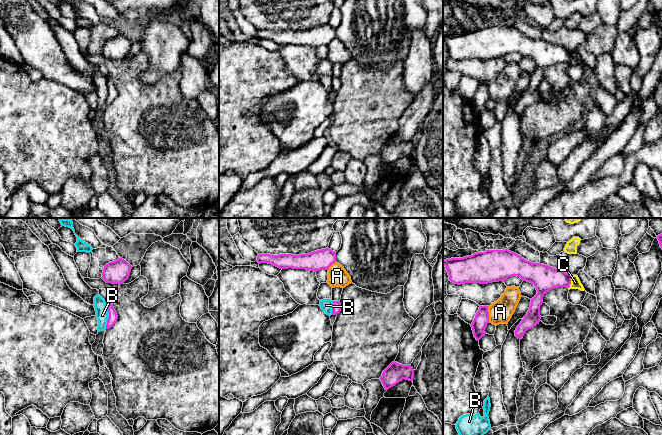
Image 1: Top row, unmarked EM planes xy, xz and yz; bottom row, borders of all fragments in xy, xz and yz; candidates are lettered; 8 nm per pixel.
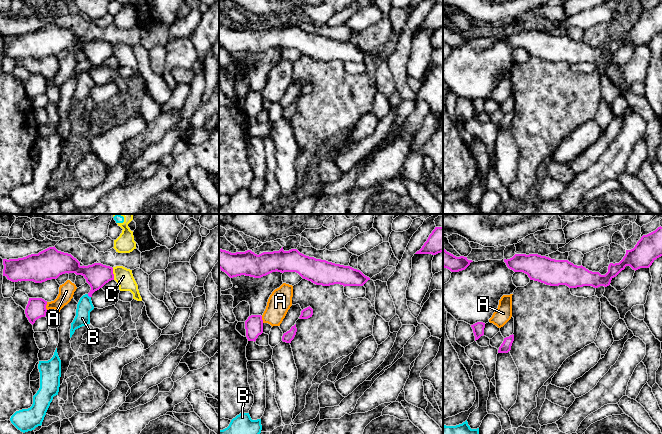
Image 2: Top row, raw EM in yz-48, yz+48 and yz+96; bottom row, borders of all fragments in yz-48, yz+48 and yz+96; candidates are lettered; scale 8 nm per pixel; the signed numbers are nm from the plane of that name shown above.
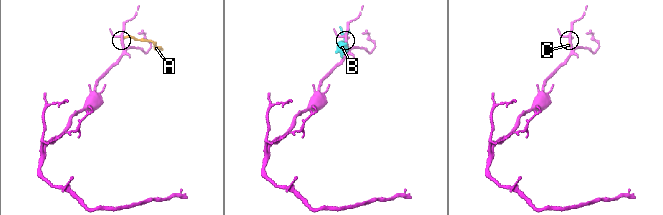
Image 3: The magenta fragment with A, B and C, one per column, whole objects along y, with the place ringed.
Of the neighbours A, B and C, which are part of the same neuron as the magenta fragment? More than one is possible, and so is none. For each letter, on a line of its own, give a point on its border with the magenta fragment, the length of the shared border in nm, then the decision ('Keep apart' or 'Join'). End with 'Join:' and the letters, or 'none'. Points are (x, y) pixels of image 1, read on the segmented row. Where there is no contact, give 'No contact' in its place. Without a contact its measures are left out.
A: Touches magenta at yz (488, 314). Shared border 130 nm. Keep apart
B: Touches magenta at xy (109, 316). Shared border 200 nm. Keep apart
C: Touches magenta at yz (570, 282). Shared border 120 nm. Keep apart
Join: none

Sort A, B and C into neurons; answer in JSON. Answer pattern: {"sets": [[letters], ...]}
{"sets": [["A"], ["B", "C"]]}

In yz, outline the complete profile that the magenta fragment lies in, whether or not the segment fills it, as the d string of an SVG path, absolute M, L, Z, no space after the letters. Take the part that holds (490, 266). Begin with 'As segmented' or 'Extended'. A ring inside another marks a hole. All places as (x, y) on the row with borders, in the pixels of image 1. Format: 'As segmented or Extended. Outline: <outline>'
As segmented. Outline: M486 250L463 258L443 260L449 280L455 284L488 284L505 281L512 276L532 283L537 294L531 299L527 314L515 330L515 336L521 340L528 329L539 324L540 307L543 296L558 287L570 287L572 275L540 263L532 263L520 255L504 250Z

